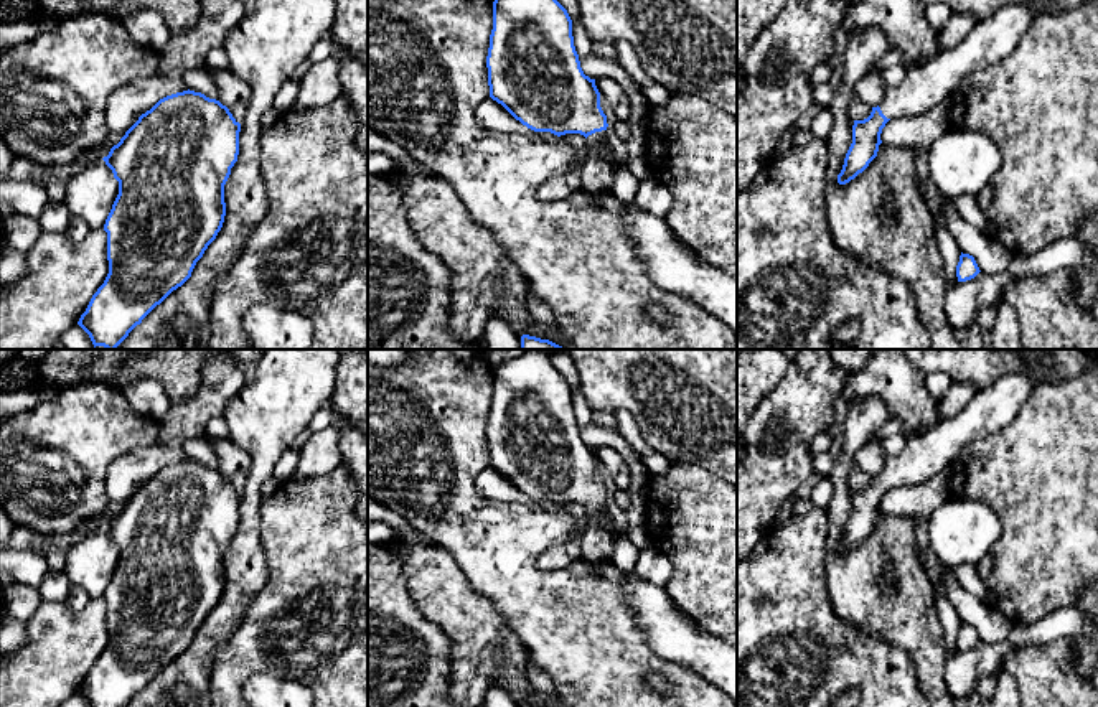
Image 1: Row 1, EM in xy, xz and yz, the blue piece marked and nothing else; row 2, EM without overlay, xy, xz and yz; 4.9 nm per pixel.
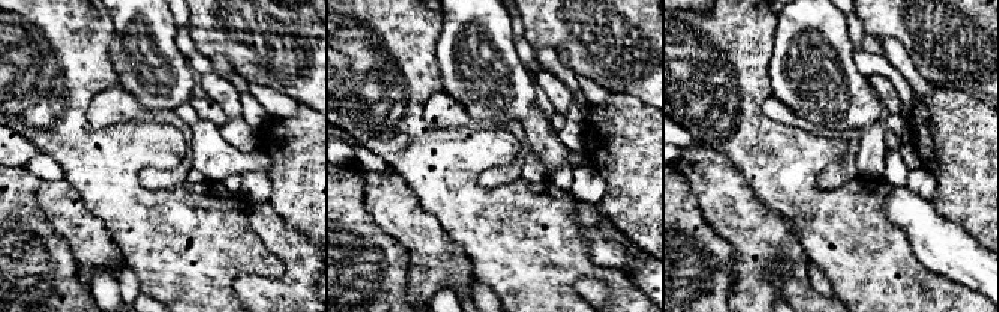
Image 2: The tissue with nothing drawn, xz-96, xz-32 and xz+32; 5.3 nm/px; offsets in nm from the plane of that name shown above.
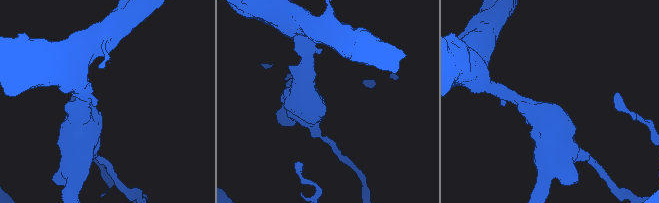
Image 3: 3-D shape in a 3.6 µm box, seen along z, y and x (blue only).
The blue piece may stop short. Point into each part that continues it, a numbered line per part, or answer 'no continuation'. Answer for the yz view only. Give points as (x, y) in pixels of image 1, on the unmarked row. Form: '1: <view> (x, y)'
1: yz (924, 457)

